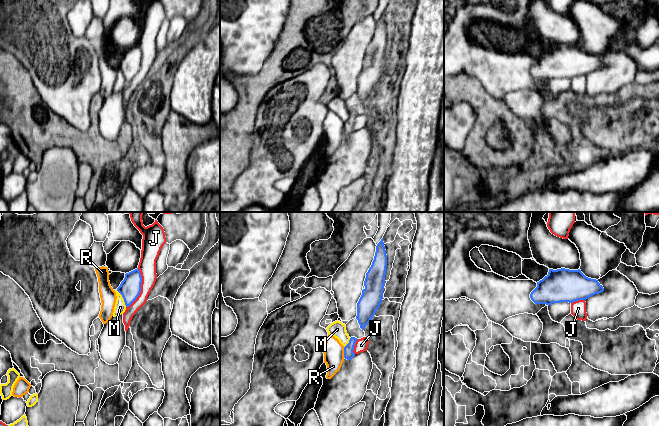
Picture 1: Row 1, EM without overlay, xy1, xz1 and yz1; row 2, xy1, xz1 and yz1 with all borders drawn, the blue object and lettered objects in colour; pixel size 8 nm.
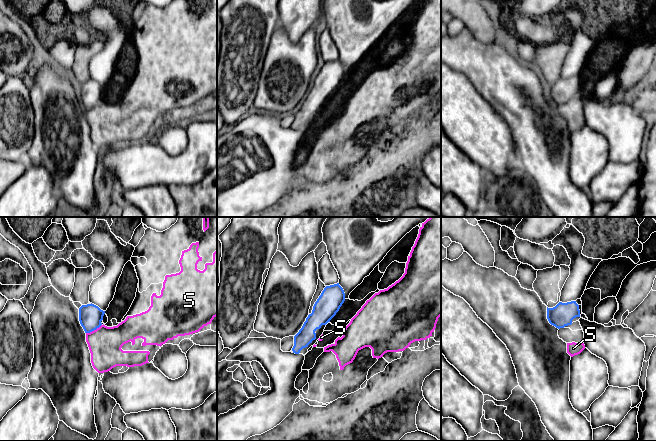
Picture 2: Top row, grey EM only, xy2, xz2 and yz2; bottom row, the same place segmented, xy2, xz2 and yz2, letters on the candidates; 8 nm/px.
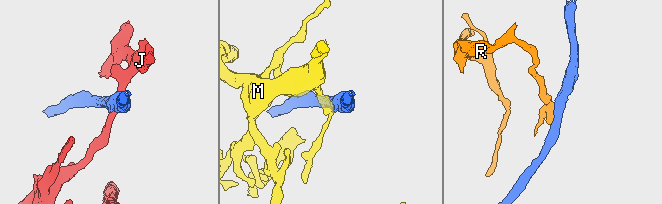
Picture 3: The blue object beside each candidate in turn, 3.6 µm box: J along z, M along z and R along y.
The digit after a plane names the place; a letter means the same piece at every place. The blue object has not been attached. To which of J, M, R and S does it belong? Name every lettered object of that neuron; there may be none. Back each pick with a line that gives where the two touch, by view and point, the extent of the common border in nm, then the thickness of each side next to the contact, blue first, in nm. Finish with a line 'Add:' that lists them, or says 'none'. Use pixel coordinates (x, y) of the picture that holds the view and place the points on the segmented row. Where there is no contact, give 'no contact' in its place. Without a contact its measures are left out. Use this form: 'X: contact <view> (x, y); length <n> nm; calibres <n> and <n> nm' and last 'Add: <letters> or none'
Add: none

